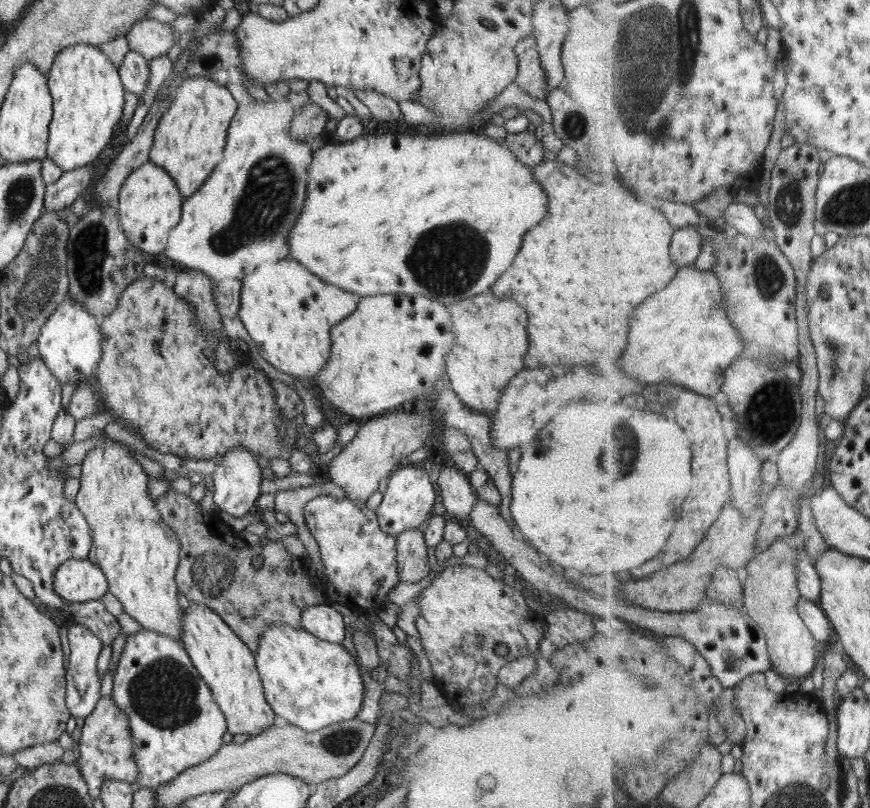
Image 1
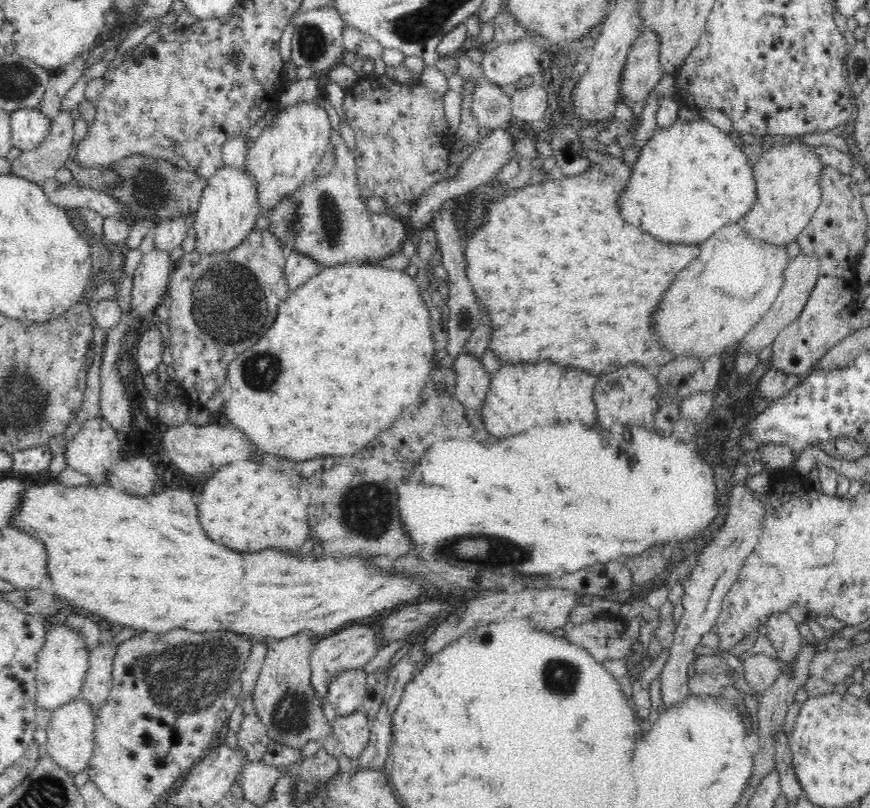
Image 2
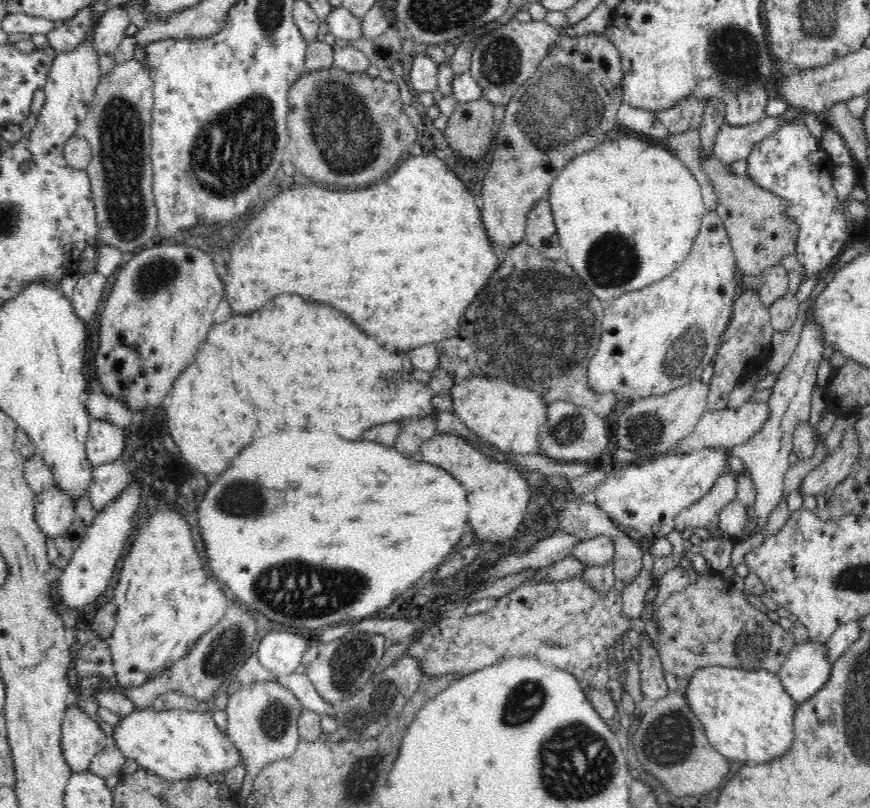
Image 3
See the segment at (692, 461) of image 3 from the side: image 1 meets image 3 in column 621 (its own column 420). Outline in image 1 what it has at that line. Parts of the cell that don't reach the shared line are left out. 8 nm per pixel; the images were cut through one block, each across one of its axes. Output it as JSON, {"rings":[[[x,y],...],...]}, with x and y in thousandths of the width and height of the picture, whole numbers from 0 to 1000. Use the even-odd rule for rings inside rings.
{"rings":[[[484,575],[455,580],[446,590],[444,608],[432,631],[433,642],[439,657],[456,663],[466,656],[486,653],[494,641],[501,611],[493,587]]]}

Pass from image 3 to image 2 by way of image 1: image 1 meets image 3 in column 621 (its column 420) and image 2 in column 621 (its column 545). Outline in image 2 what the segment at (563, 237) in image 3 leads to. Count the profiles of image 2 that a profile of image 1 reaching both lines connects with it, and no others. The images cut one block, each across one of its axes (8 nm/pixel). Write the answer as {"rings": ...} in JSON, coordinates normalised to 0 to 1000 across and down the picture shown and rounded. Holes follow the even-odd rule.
{"rings":[[[808,145],[795,150],[777,150],[766,160],[752,162],[752,167],[738,182],[720,233],[709,245],[715,270],[722,277],[733,280],[738,287],[768,302],[805,302],[816,295],[828,280],[851,272],[869,248],[869,224],[864,205],[854,184],[837,167]]]}

